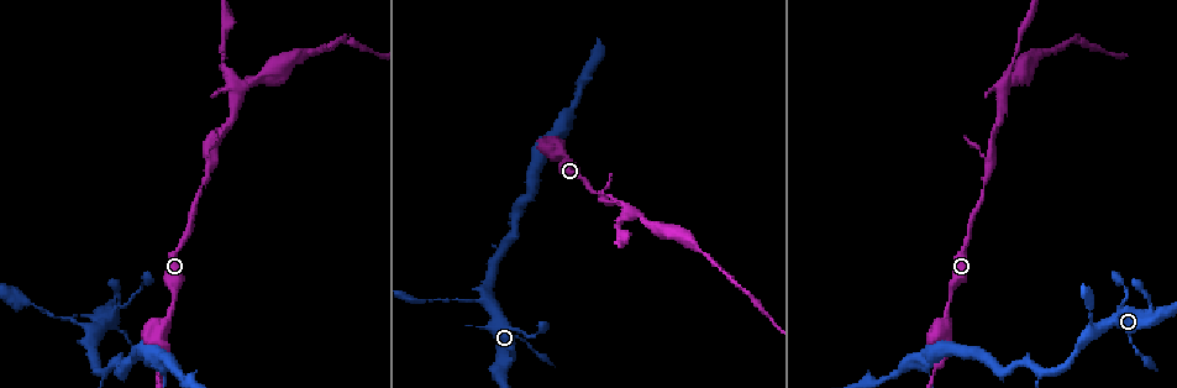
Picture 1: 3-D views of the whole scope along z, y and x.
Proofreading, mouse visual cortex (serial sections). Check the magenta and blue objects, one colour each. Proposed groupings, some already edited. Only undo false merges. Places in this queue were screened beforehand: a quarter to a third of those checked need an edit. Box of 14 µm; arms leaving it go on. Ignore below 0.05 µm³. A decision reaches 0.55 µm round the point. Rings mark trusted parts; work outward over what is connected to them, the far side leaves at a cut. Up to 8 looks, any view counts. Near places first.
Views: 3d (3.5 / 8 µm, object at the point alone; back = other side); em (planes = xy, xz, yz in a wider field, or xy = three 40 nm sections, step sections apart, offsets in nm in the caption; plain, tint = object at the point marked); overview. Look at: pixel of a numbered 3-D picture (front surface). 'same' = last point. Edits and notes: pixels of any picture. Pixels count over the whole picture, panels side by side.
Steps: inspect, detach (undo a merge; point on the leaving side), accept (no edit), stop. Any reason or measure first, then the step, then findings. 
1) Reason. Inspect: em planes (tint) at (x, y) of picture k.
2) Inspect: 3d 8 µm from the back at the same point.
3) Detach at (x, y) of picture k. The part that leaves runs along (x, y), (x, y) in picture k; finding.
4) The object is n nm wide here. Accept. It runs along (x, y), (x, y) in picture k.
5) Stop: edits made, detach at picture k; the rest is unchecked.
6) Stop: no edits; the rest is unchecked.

Calibre changes. Inspect: 3d 3.5 µm at (947, 357) of picture 1.

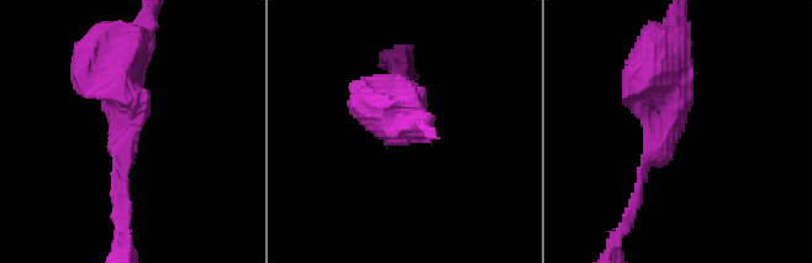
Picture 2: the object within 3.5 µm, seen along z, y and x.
The arms are 100, 500 nm wide. Inspect: em xy step 1 (tint) at (122, 132) of picture 2.

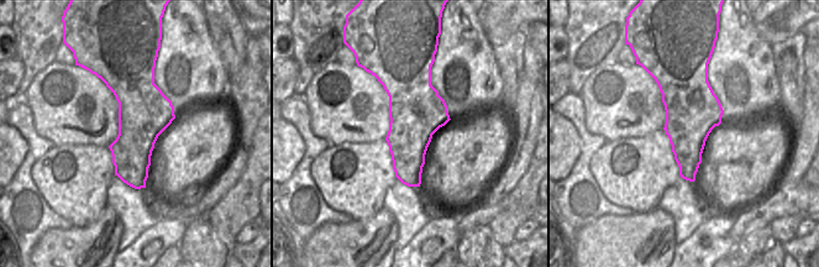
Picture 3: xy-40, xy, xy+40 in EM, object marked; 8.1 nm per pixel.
Inspect: em xy step 2 (tint) at the same point.

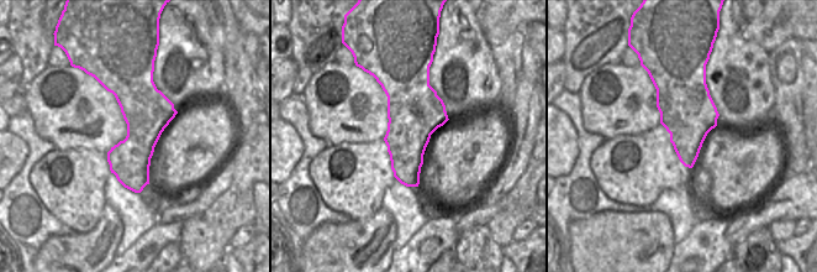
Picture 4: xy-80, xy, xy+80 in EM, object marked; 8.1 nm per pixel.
Accept. It runs along (670, 50), (670, 129), (642, 174), (636, 205) in picture 2; all the same cell.

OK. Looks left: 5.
Sharp bend. Inspect: 3d 8 µm at (502, 254) of picture 1.

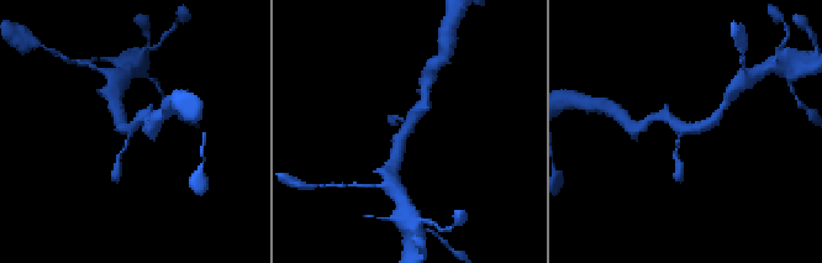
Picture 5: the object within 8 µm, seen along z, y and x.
Inspect: 3d 3.5 µm from the back at (683, 127) of picture 5.

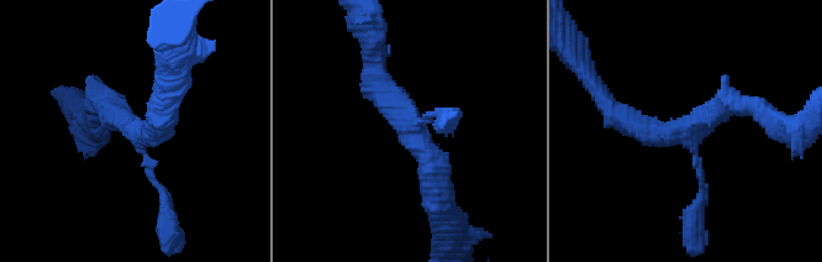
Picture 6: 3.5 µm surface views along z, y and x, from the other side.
Inspect: em xy step 5 (tint) at (682, 133) of picture 6.

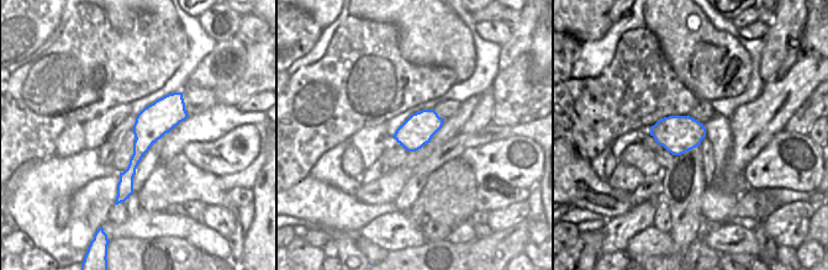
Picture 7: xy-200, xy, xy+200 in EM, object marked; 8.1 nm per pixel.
The object is 260 nm wide here. Accept. It runs along (440, 202), (417, 135), (372, 72) in picture 6; continuous, no second cell.

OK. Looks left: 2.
Calibre changes. Inspect: 3d 3.5 µm at (992, 146) of picture 1.

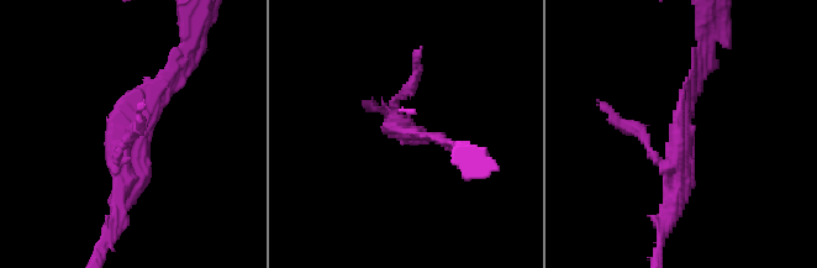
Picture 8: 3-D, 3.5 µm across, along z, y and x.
The arms are 150, 250 nm wide. Inspect: em xy step 3 (tint) at (681, 126) of picture 8.

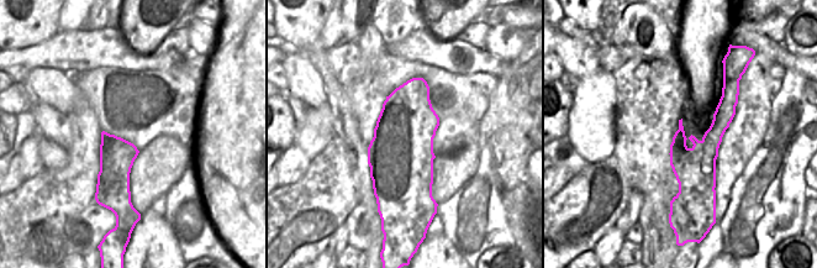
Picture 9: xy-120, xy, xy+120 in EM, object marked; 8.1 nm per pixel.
The object is 550 nm wide here. Accept. It runs along (725, 92), (689, 199) in picture 9; all the same cell.

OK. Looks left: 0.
Stop: no edits; the rest is unchecked.

